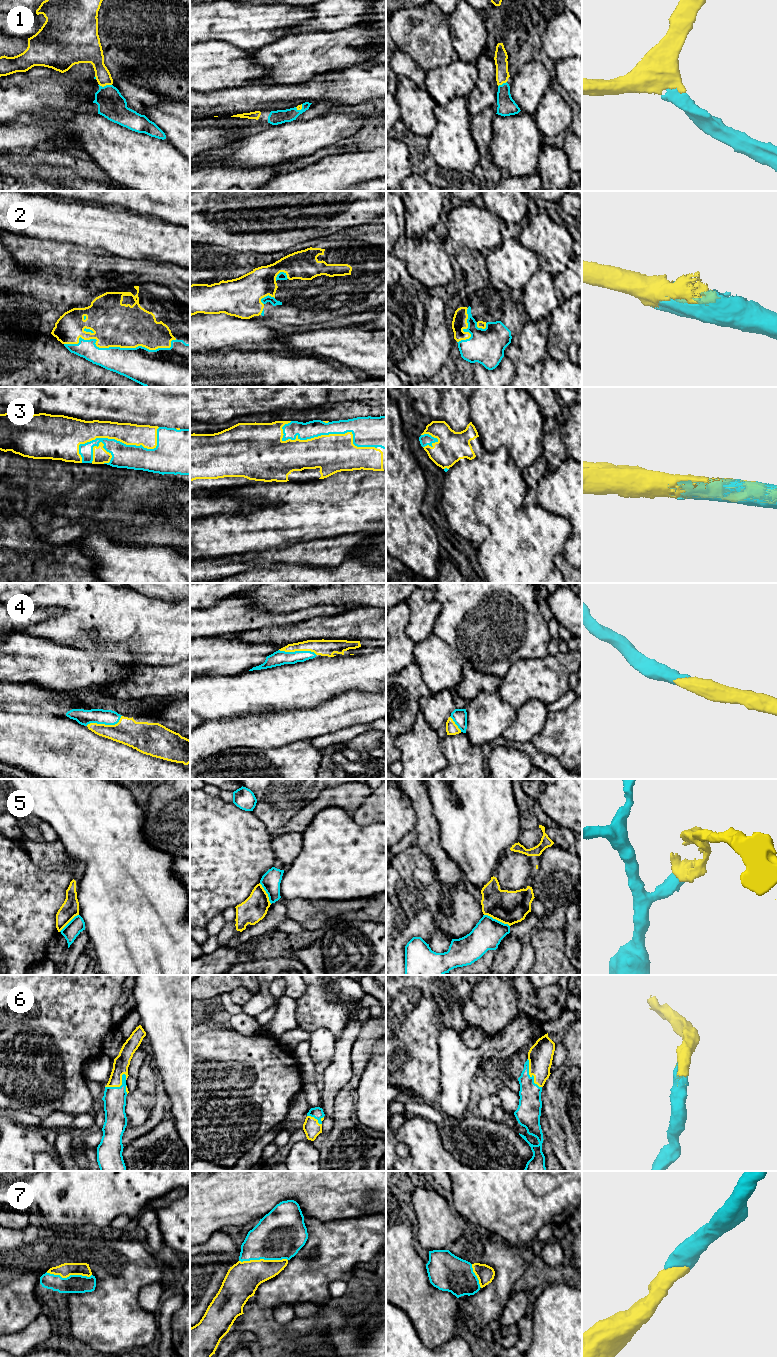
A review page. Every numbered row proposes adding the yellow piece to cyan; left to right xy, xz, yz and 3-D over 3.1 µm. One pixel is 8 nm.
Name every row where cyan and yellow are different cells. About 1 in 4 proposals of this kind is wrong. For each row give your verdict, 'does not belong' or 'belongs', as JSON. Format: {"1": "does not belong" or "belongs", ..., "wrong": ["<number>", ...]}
{"1": "belongs", "2": "belongs", "3": "belongs", "4": "belongs", "5": "does not belong", "6": "belongs", "7": "belongs", "wrong": ["5"]}

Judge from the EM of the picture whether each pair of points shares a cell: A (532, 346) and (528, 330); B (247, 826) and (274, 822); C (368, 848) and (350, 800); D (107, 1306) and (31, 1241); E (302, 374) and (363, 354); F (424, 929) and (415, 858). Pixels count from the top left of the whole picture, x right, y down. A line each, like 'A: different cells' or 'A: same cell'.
A: same cell
B: different cells
C: different cells
D: same cell
E: different cells
F: same cell

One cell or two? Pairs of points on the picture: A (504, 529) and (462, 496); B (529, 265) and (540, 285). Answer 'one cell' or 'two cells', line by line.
A: two cells
B: two cells

